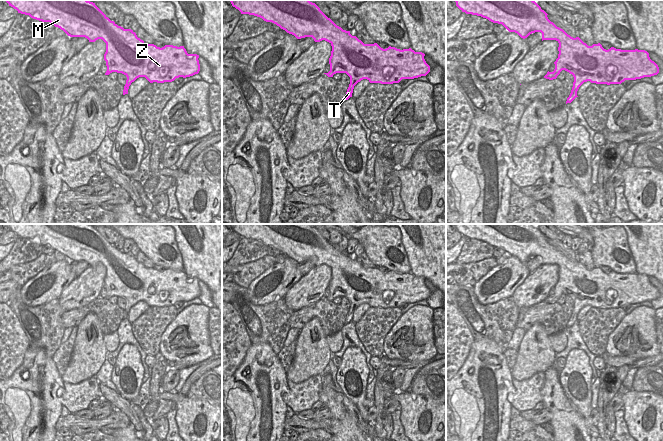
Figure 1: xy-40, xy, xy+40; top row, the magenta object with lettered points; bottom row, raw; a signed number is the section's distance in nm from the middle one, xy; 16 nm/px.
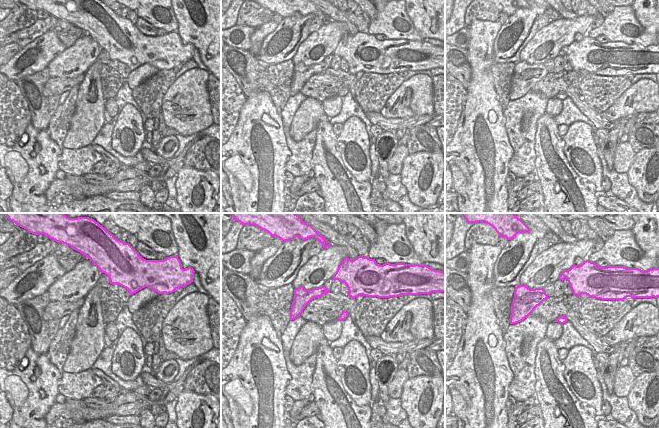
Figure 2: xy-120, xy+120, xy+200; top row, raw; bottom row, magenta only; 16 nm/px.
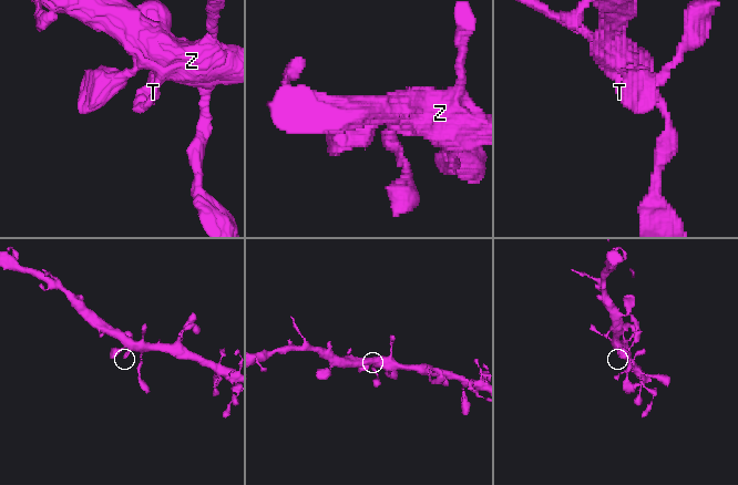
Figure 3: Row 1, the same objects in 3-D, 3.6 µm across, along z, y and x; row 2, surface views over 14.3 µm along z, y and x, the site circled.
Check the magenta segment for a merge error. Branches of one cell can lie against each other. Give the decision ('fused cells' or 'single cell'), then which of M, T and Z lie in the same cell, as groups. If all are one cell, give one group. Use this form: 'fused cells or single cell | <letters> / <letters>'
single cell | M T Z

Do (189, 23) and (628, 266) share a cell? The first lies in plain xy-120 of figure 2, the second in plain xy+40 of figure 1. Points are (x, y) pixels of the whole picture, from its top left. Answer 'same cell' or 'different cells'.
different cells

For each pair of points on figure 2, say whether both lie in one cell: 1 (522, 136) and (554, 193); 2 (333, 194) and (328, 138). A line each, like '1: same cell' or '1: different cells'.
1: different cells
2: same cell

